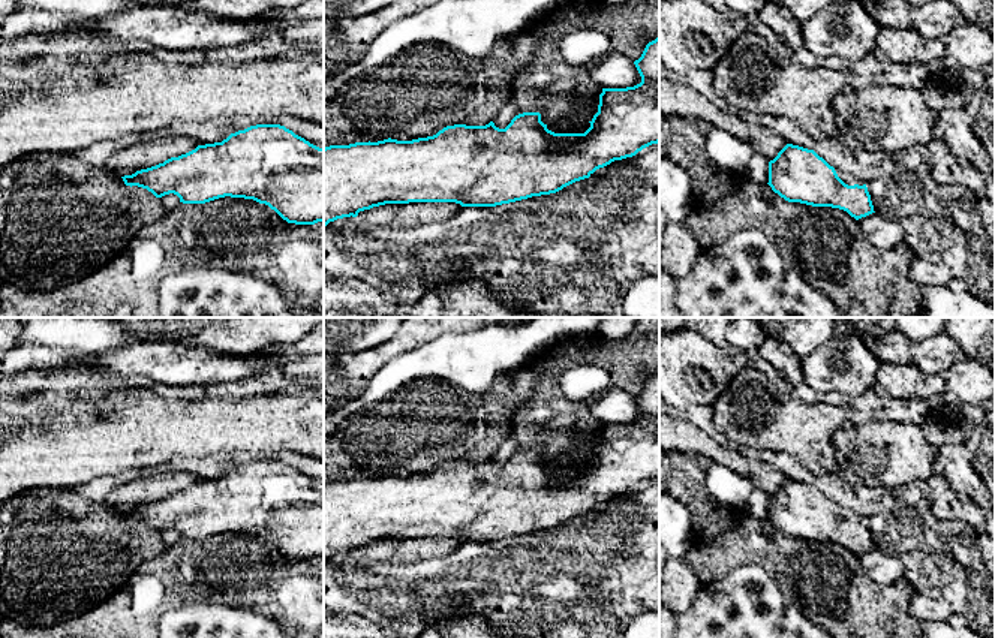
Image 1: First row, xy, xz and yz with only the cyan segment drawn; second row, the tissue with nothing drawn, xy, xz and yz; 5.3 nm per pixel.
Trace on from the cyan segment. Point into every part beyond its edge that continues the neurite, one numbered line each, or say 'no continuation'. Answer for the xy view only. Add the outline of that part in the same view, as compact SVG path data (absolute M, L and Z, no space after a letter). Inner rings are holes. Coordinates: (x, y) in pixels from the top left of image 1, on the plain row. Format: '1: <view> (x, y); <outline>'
no continuation

